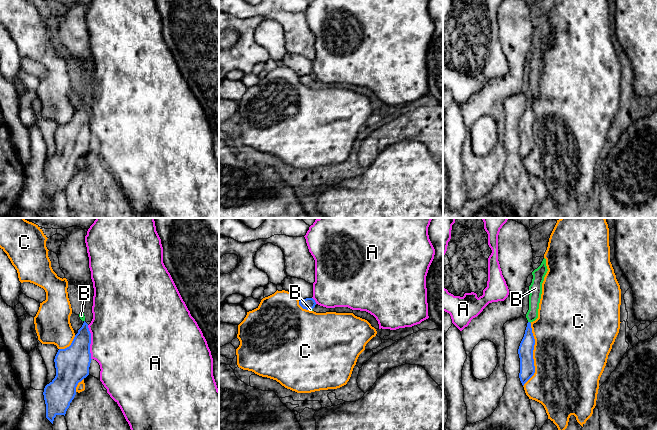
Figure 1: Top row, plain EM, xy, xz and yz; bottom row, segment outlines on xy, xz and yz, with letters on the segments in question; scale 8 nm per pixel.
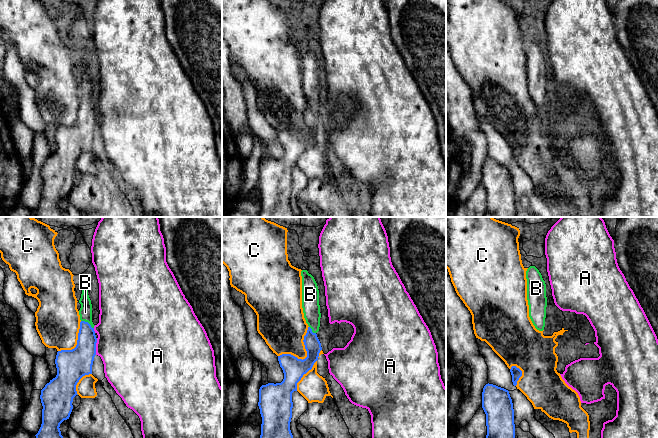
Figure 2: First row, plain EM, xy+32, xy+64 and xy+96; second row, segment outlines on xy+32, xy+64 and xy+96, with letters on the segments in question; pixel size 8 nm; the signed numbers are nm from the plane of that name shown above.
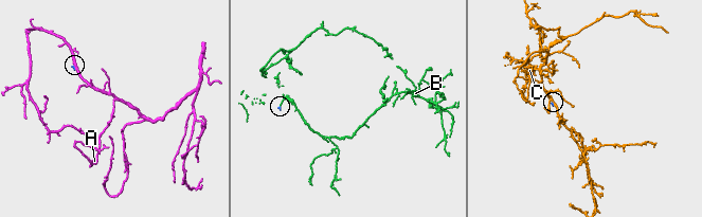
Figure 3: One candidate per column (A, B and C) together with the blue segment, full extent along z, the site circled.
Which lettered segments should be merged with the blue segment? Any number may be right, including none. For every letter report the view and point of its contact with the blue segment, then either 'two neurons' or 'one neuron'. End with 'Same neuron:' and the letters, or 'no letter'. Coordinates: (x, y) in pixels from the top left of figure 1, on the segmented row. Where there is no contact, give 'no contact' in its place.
A: contact xy (90, 342); two neurons
B: contact yz (529, 322); one neuron
C: contact yz (532, 355); two neurons
Same neuron: B

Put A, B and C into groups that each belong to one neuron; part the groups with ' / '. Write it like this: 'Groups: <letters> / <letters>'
Groups: A / B / C

